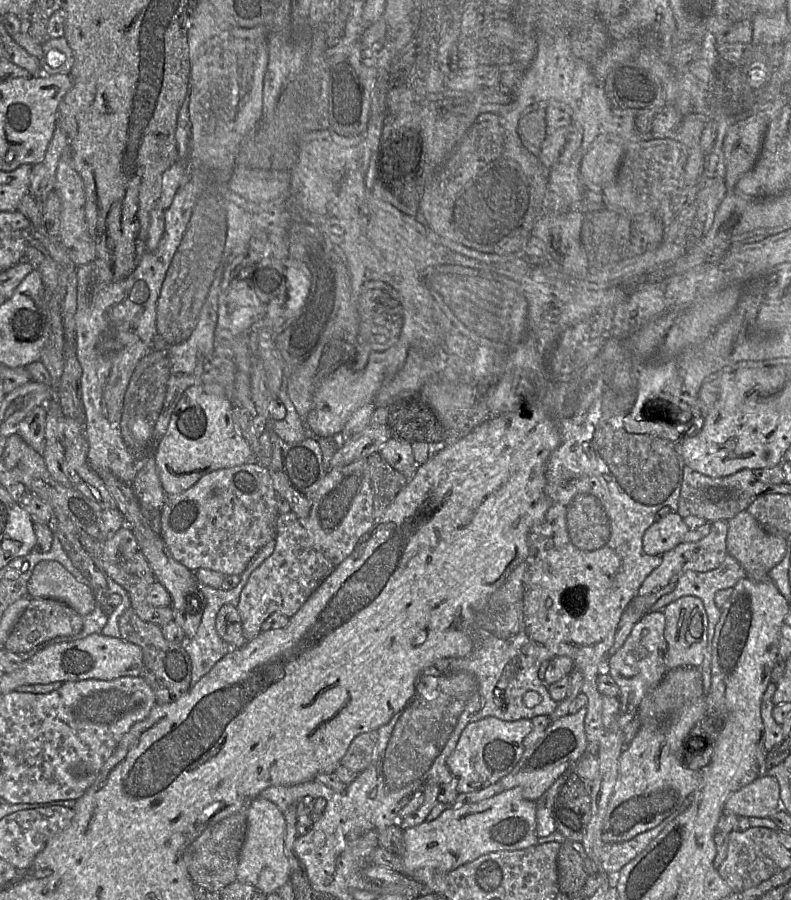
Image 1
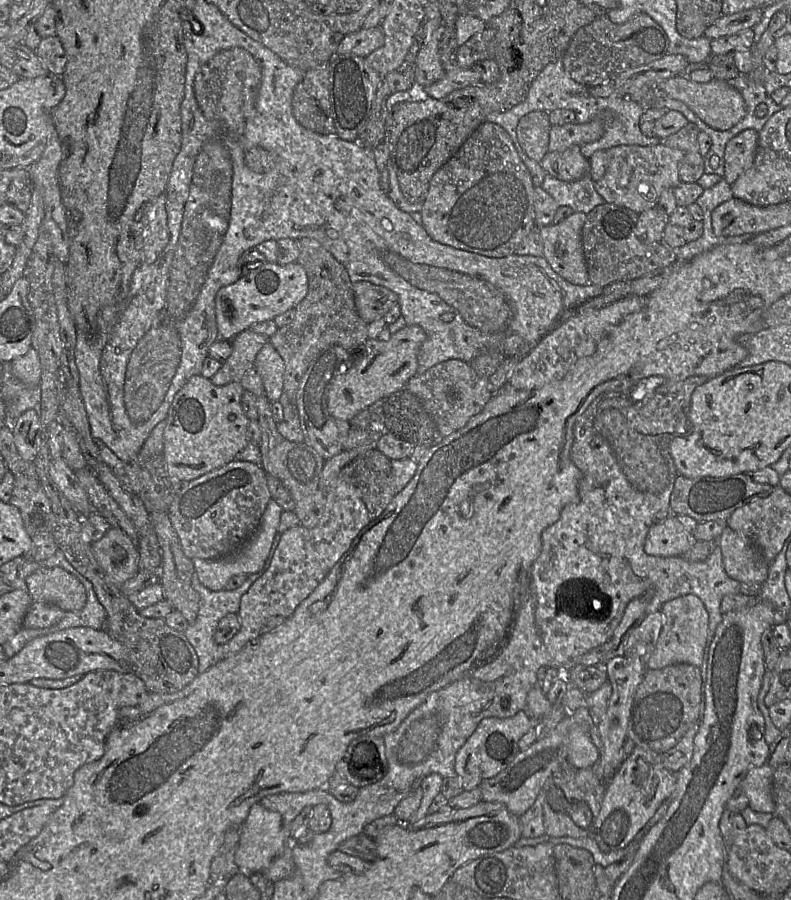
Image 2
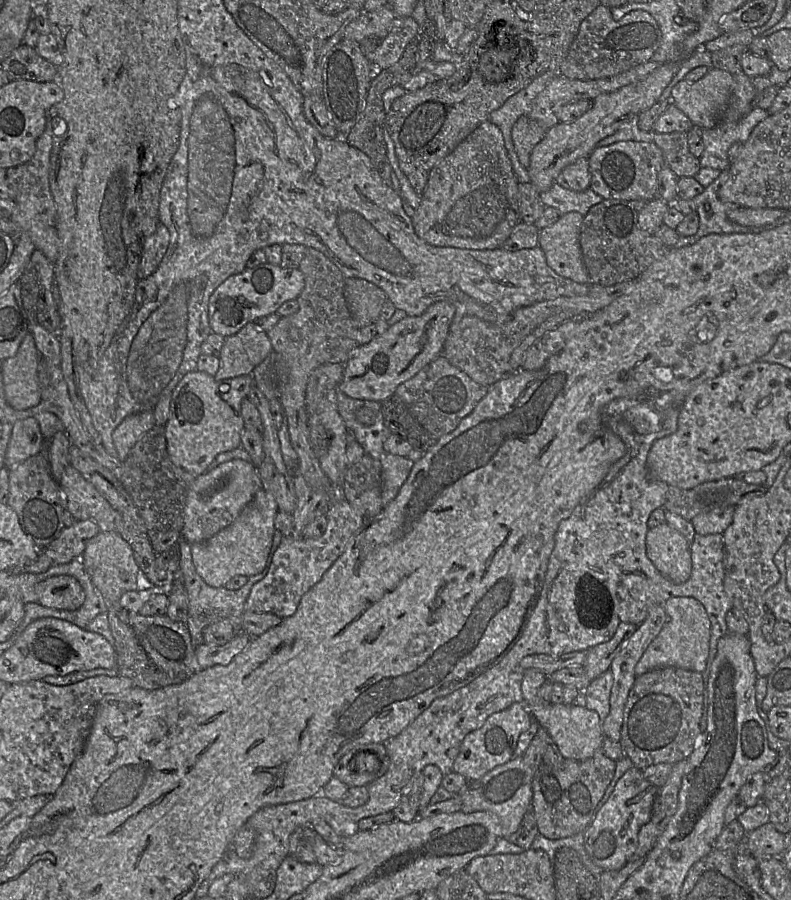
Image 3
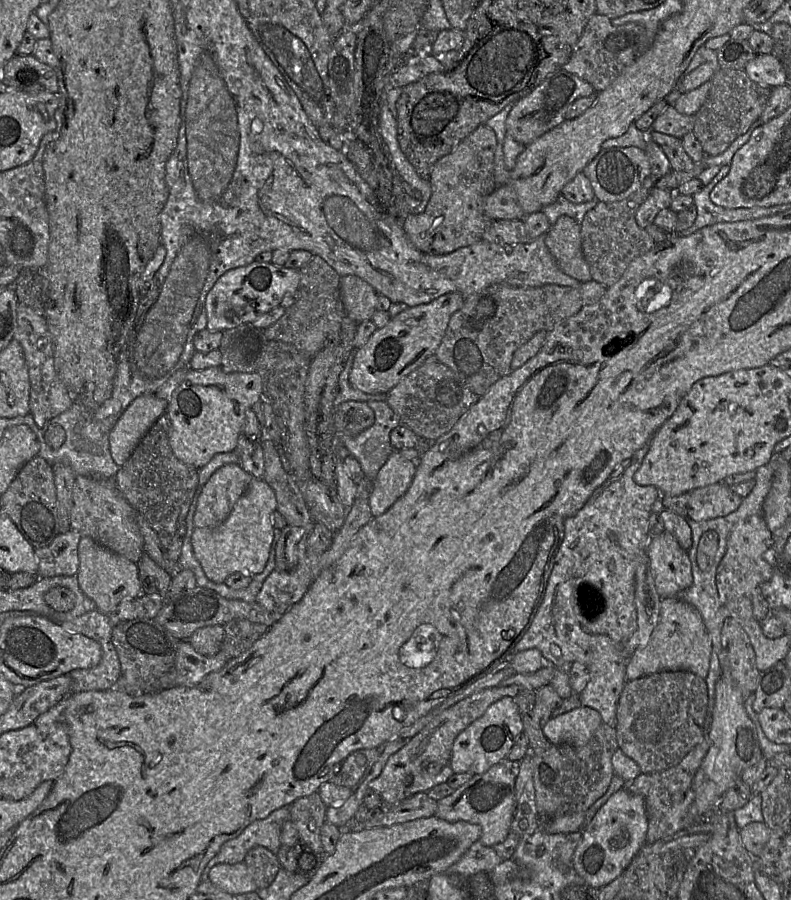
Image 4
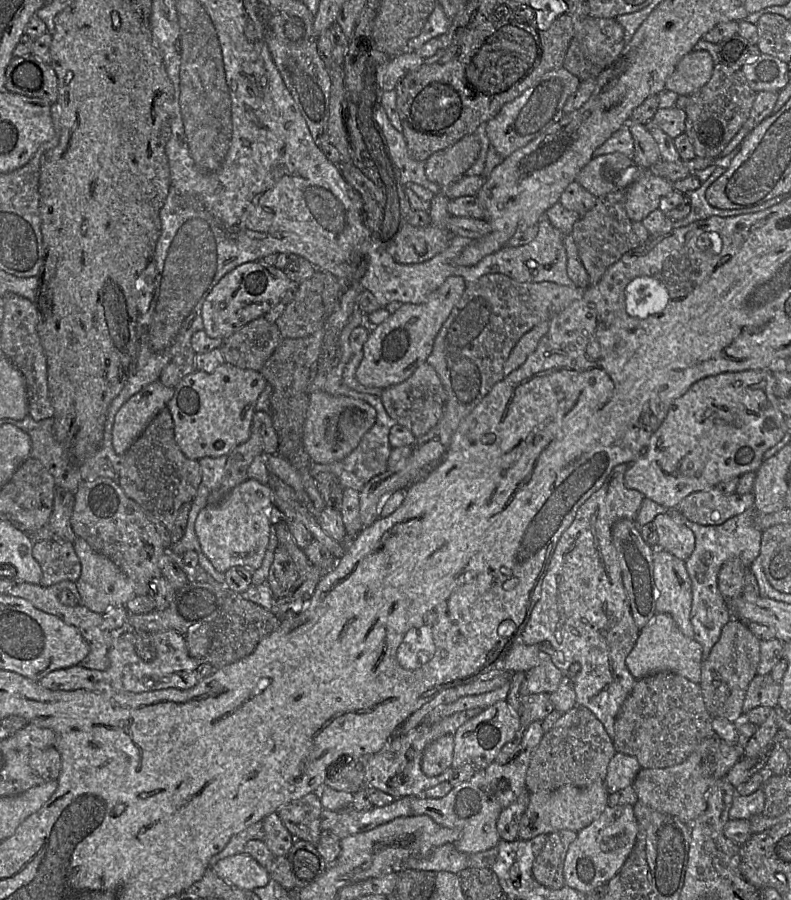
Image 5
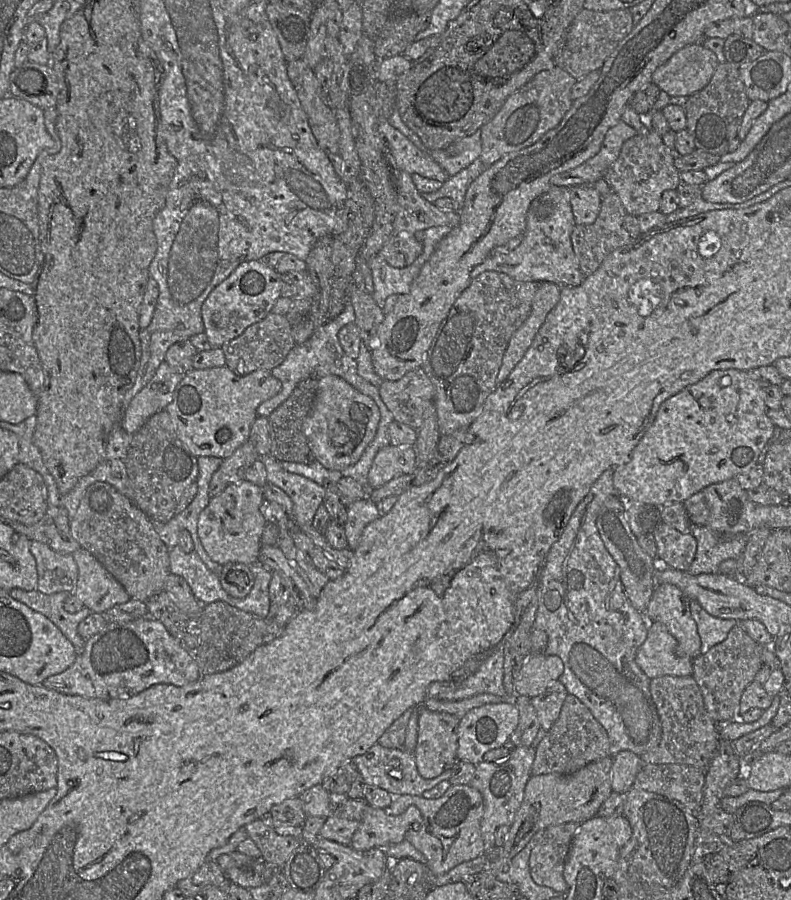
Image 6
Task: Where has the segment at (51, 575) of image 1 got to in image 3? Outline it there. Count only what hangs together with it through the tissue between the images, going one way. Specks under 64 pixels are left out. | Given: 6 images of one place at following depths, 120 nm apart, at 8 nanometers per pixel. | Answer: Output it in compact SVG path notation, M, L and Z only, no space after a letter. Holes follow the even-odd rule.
M58 575L39 582L35 587L37 603L48 608L76 611L85 601L85 592L72 576Z

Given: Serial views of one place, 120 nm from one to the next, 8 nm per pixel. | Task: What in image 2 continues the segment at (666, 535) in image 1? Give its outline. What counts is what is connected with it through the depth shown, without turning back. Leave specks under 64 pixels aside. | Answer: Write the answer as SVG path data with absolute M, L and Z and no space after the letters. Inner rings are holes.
M670 514L664 521L651 526L644 543L644 551L652 556L683 556L692 544L692 536L682 526L677 516Z

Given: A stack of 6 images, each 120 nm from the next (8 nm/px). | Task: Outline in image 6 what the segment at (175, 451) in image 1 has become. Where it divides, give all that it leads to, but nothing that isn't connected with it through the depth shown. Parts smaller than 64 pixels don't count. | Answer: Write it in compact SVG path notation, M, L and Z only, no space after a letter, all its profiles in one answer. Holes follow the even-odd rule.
M227 366L193 369L178 383L173 400L165 410L169 413L176 437L193 456L226 459L249 440L259 405L280 390L281 382L270 371L257 370L239 376Z

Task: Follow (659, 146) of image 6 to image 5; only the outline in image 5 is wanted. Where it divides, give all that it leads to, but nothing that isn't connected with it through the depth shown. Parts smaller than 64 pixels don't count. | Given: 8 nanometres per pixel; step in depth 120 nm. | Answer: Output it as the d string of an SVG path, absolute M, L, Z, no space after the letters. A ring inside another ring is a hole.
M641 168L638 177L626 189L626 211L631 221L643 221L651 212L659 208L661 199L673 190L673 183L655 175L650 169Z

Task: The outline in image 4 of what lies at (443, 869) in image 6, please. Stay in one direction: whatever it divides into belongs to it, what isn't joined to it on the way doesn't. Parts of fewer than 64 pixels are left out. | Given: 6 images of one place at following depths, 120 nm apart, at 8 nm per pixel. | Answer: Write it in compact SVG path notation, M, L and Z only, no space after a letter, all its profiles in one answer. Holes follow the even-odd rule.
M506 757L486 772L474 774L452 794L438 800L434 815L449 822L462 820L479 825L482 829L479 841L486 846L493 846L504 841L510 833L516 808L515 780L518 769L519 763L510 762Z

